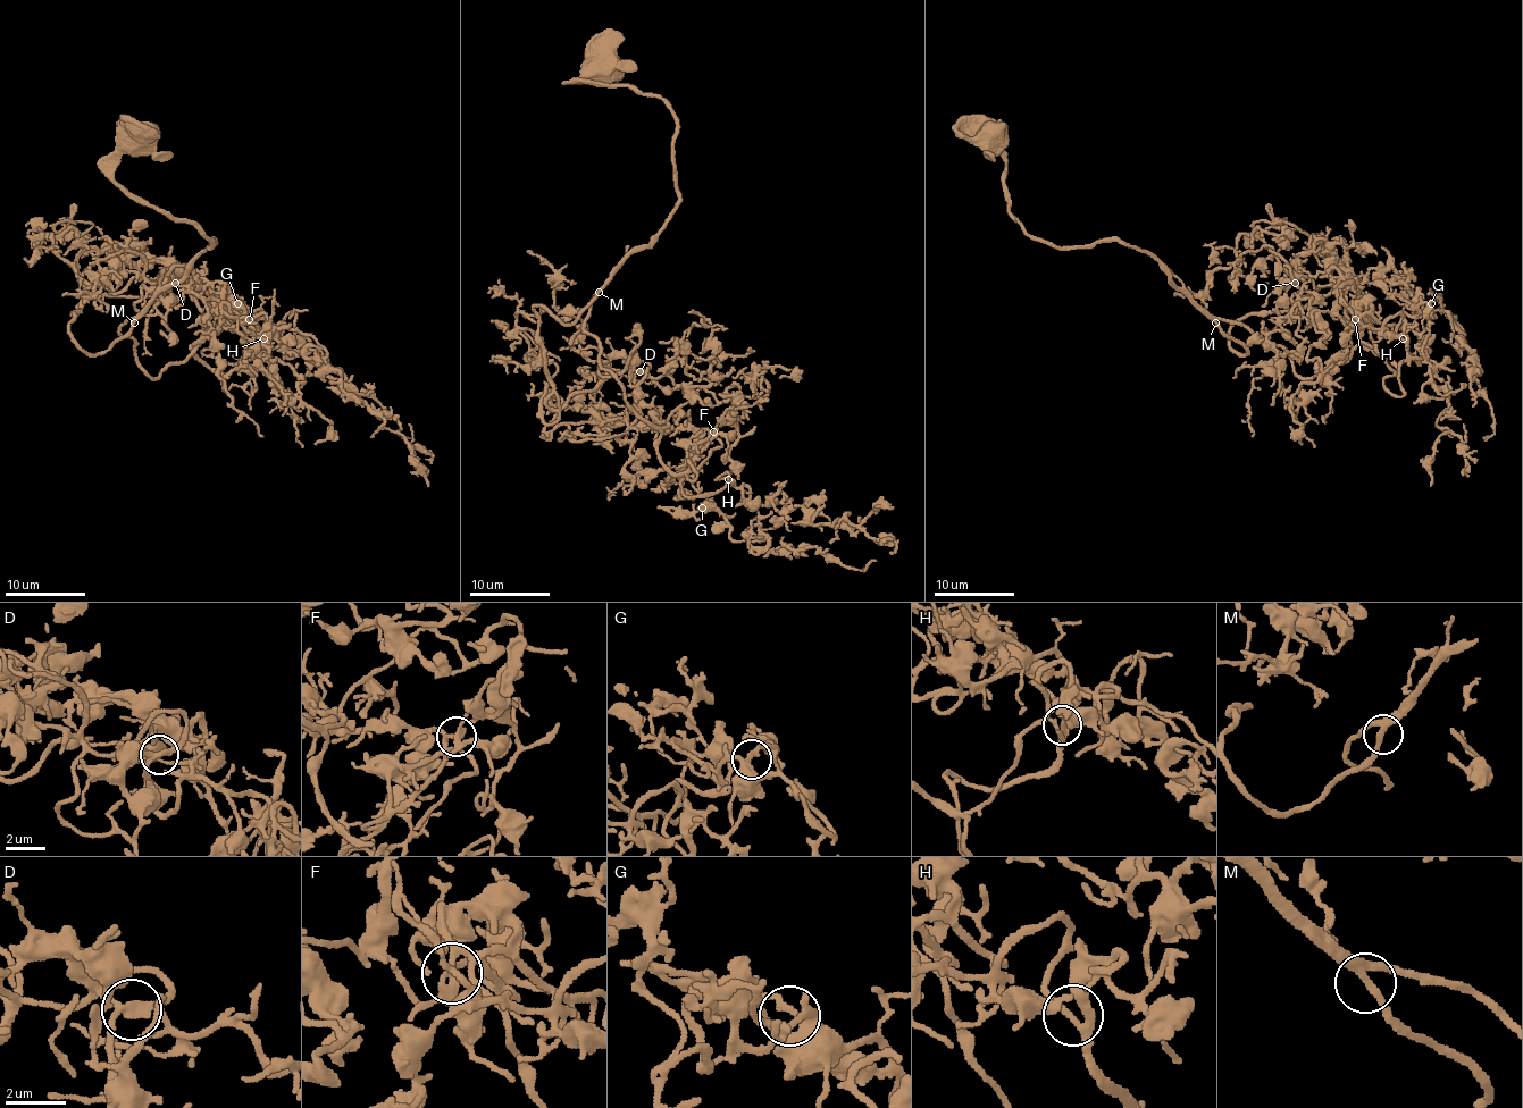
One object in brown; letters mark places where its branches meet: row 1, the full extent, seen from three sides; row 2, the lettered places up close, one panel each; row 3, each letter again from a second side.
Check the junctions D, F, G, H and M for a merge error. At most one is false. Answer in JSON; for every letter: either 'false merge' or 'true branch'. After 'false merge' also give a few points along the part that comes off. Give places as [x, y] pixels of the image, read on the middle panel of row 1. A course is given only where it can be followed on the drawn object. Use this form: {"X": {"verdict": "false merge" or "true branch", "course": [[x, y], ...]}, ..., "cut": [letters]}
{"D": {"verdict": "true branch"}, "F": {"verdict": "true branch"}, "G": {"verdict": "true branch"}, "H": {"verdict": "true branch"}, "M": {"verdict": "true branch"}, "cut": []}

